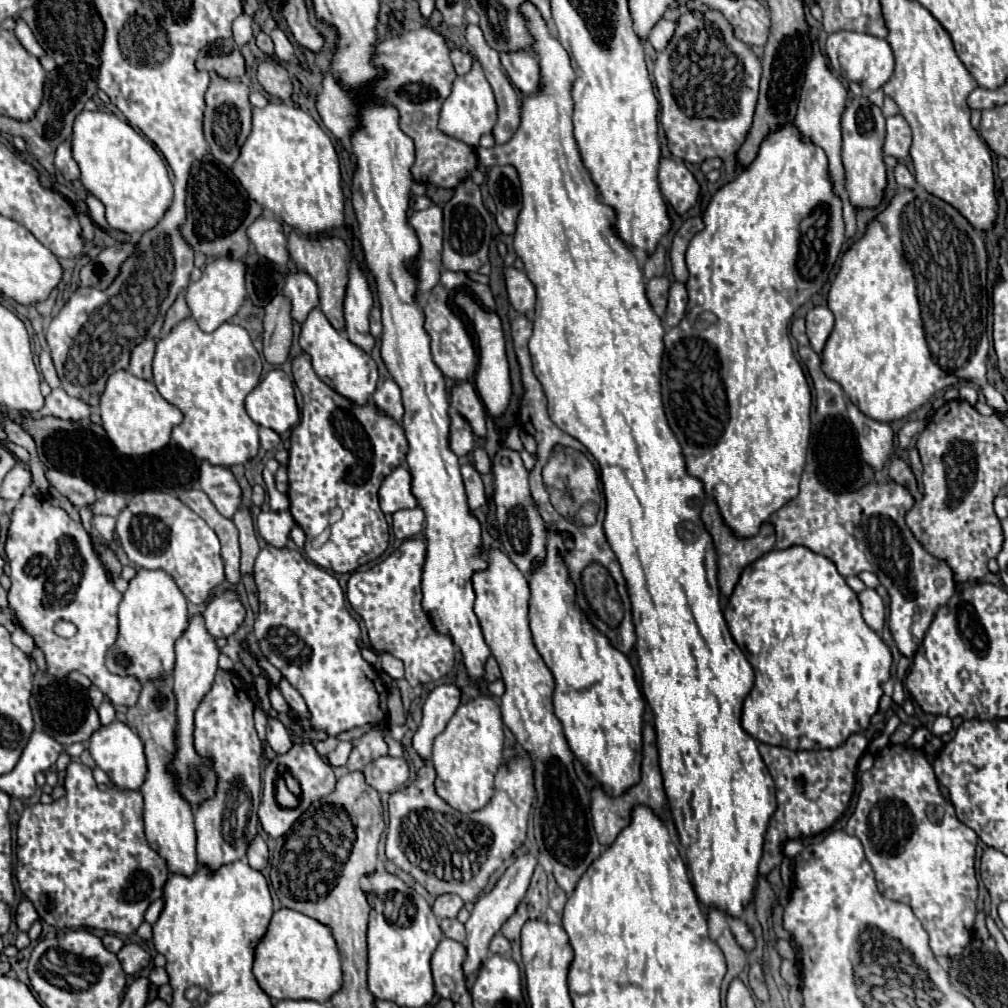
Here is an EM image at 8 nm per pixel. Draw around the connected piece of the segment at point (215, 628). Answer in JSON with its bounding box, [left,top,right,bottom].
[204,590,246,638]

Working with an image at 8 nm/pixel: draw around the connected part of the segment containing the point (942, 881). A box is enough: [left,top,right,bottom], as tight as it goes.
[846,744,978,956]

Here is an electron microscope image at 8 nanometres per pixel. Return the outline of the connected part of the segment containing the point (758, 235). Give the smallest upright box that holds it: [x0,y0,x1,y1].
[662,124,844,538]

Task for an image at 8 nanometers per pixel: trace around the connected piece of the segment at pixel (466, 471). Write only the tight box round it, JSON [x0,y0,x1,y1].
[460,466,486,510]

